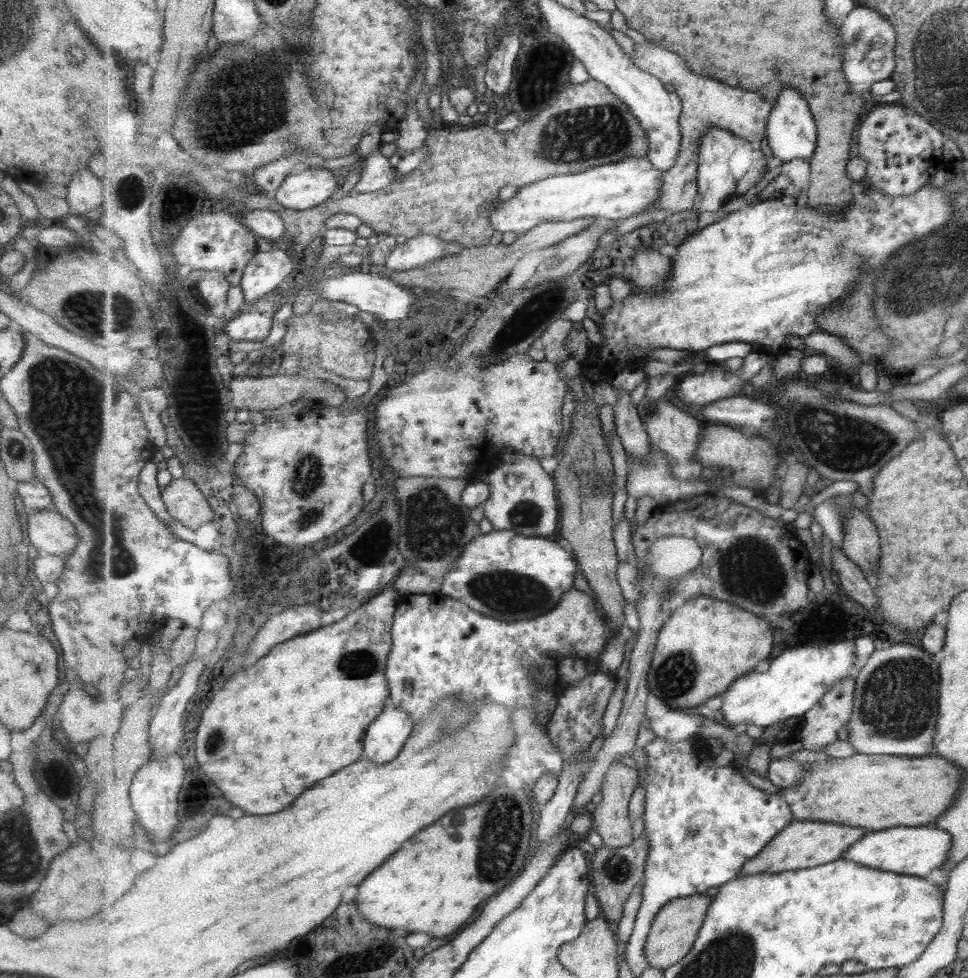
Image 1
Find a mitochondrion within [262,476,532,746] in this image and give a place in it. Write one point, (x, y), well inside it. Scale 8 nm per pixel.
(450, 529)

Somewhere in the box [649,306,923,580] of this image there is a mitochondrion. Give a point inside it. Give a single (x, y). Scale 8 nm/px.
(841, 443)

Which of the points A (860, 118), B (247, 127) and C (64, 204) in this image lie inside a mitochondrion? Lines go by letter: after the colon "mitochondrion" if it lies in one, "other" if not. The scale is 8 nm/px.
A: other
B: mitochondrion
C: other

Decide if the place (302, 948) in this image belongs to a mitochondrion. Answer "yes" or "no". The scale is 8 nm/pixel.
no

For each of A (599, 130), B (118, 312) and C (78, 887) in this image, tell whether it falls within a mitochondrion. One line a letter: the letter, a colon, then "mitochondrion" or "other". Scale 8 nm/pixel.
A: mitochondrion
B: mitochondrion
C: other

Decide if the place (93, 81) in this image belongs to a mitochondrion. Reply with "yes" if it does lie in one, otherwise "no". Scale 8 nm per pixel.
no

